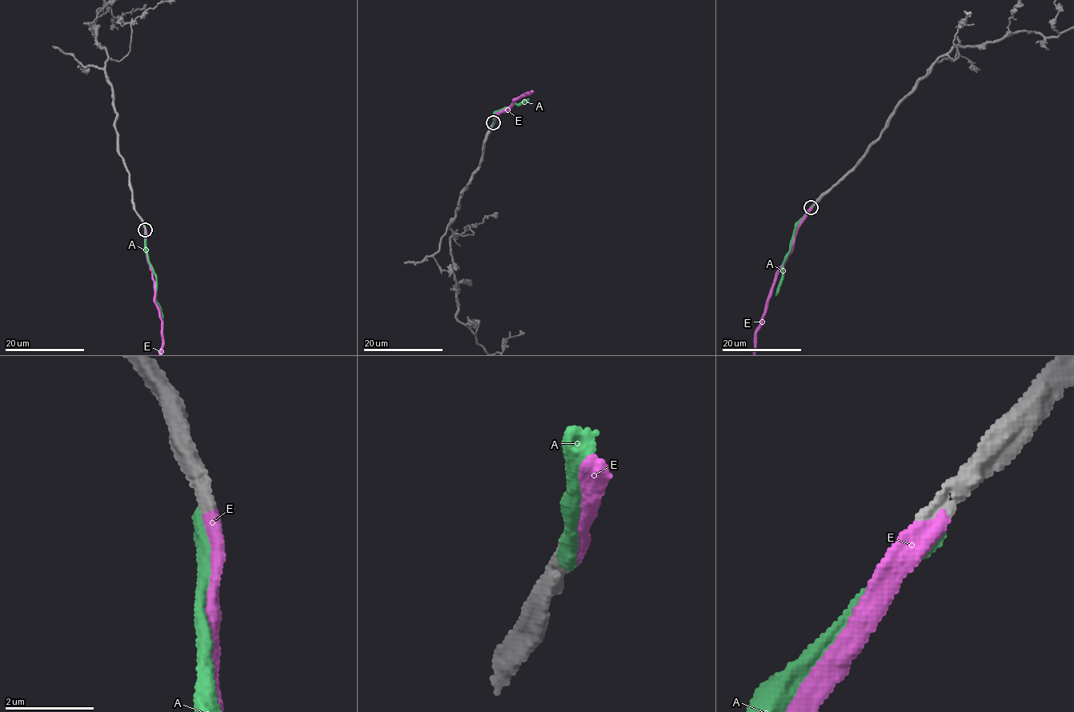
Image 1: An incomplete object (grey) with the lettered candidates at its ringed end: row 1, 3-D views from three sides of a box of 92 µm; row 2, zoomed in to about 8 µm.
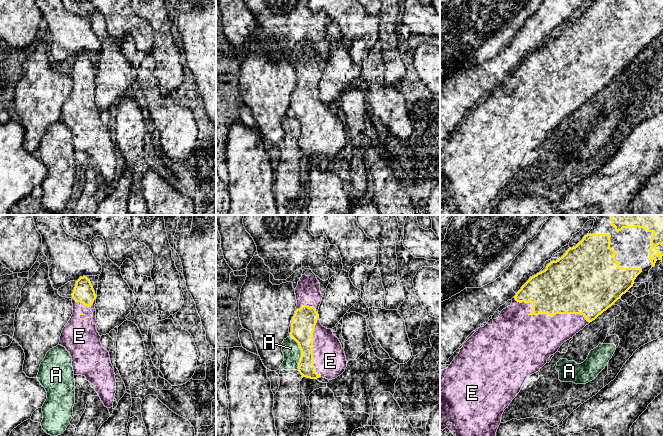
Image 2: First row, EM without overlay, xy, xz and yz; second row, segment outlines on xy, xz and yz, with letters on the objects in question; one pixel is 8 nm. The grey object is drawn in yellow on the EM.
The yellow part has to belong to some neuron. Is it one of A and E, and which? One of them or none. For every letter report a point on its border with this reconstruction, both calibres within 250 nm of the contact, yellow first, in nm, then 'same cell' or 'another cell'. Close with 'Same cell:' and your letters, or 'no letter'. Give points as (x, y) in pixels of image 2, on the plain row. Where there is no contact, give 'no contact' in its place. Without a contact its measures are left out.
A: xz (301, 128) | 190/140 nm | another cell
E: yz (546, 89) | 420/400 nm | same cell
Same cell: E

